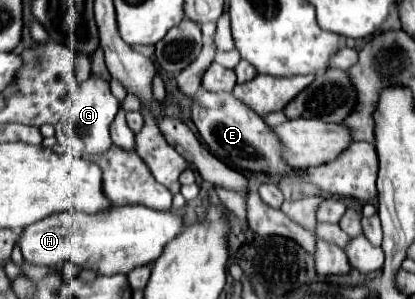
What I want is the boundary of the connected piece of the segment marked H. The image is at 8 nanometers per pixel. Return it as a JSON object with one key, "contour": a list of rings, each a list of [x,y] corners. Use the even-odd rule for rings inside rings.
{"contour":[[[142,205],[114,207],[112,211],[86,215],[82,211],[62,211],[48,215],[18,235],[18,247],[24,261],[32,265],[62,265],[74,263],[80,269],[92,269],[98,275],[130,273],[134,267],[154,263],[162,253],[164,245],[182,231],[182,219],[172,211],[152,211]]]}

